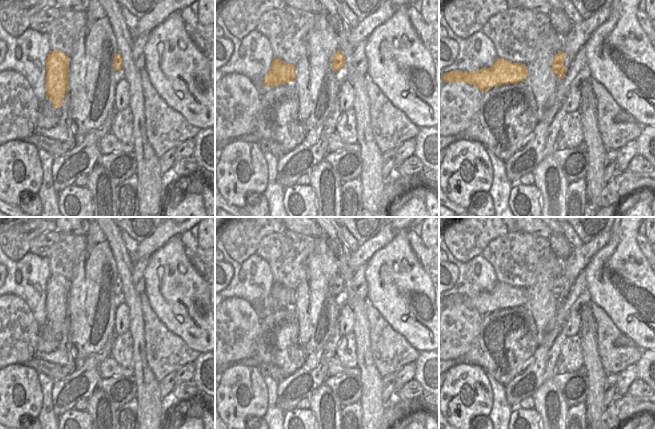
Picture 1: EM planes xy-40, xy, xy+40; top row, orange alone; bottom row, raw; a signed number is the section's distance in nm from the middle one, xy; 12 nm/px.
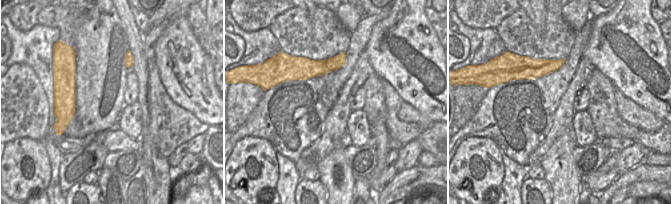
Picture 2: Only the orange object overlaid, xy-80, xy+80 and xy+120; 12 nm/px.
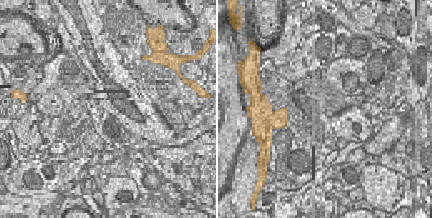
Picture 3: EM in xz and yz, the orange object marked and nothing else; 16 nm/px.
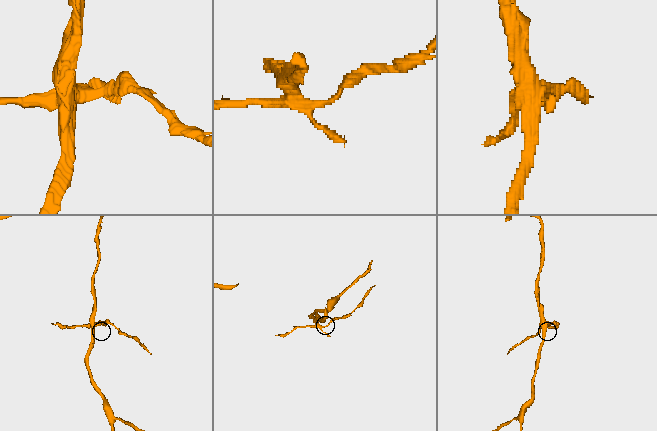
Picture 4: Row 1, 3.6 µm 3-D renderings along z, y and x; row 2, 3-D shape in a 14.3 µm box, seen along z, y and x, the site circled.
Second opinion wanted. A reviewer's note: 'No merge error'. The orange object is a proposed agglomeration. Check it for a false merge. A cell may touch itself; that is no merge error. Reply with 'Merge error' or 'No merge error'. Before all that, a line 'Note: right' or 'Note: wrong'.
Note: wrong
Merge error.

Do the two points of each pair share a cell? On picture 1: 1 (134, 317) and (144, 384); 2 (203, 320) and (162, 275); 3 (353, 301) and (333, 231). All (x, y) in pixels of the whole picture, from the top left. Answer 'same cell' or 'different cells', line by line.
1: same cell
2: same cell
3: same cell

